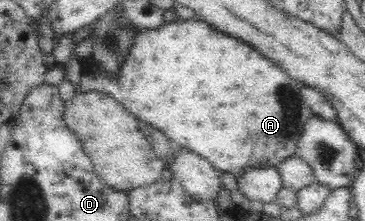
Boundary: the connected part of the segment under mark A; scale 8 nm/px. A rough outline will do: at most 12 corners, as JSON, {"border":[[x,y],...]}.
{"border":[[196,18],[139,30],[113,97],[219,173],[295,156],[291,78]]}

